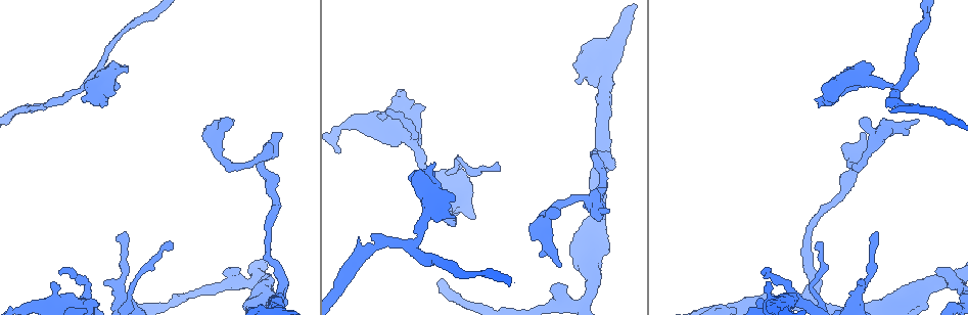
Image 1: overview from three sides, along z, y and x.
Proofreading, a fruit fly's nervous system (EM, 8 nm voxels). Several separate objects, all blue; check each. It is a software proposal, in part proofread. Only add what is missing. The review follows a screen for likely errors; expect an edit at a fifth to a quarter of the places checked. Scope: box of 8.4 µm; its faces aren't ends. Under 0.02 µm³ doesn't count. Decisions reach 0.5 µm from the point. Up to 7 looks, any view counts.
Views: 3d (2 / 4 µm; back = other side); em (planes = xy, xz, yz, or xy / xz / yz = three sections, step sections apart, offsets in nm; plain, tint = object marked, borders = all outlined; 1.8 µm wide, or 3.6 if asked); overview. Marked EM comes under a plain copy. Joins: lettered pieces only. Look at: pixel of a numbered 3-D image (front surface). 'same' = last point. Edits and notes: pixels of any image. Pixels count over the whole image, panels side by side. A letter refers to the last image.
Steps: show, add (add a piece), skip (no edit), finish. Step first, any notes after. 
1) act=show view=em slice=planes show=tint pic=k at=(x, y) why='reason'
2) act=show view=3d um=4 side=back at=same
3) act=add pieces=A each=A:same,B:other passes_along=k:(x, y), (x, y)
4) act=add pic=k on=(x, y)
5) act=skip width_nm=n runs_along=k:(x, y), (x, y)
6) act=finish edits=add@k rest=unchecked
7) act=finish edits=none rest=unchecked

act=show view=3d um=2 pic=1 at=(453, 224) why='thin end'

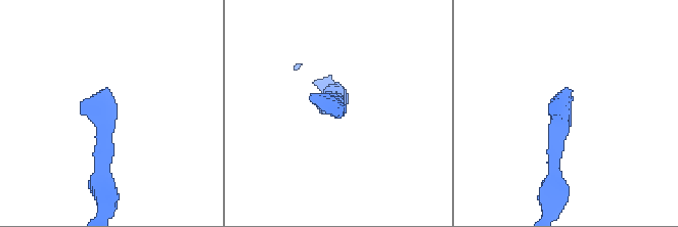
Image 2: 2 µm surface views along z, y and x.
act=show view=em slice=planes show=borders pic=2 at=(337, 113)

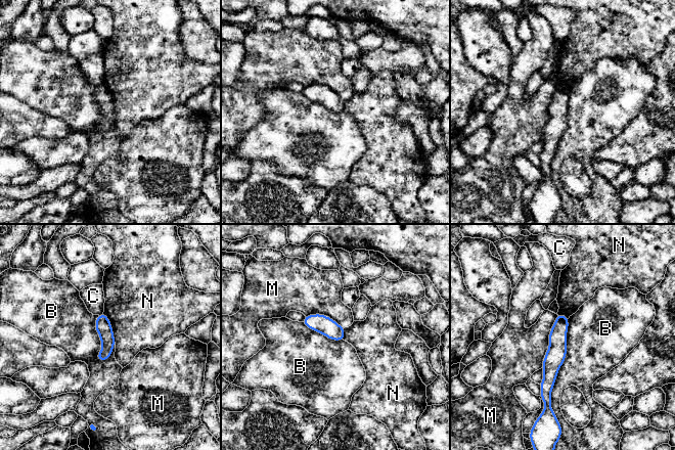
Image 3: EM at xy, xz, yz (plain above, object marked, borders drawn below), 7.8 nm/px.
act=skip width_nm=120 each=B:other,C:other,M:other,N:other runs_along=3:(561, 317), (557, 351), (543, 396) found='no lettered piece goes on from it'

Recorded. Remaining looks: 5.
act=show view=3d um=4 pic=1 at=(28, 111) why='free end'

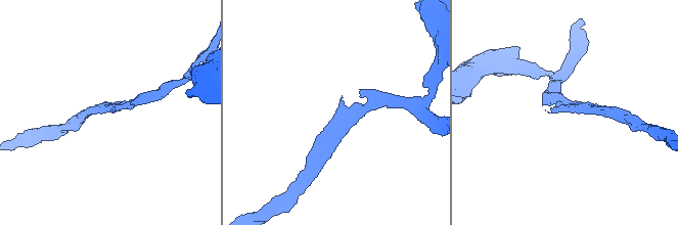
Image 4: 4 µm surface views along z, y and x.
act=show view=em slice=xy step=8 show=tint pic=4 at=(108, 110) arm_widths_nm=180,190 why='shape alone is not enough'

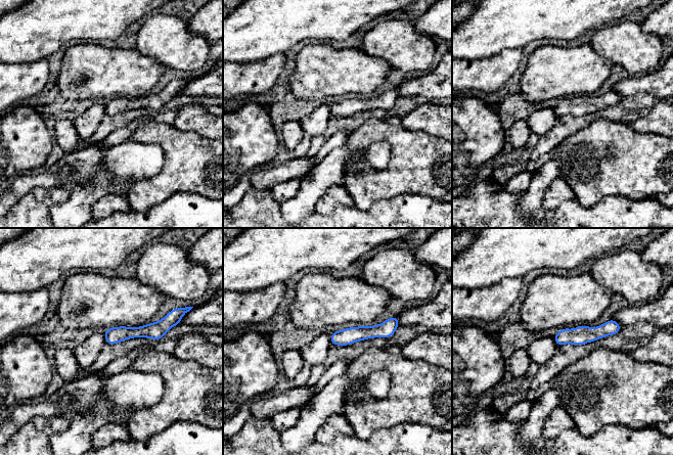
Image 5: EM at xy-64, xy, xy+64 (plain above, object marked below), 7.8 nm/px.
act=show view=em slice=planes show=borders at=same why='cut it another way'

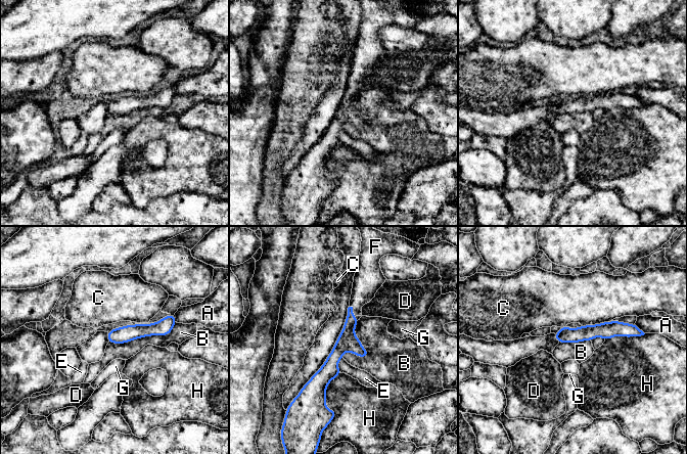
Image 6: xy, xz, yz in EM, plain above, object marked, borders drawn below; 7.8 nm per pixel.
act=add pieces=F width_nm=130 each=A:other,B:other,C:other,D:other,E:other,F:same,G:other,H:other found='it goes on there'

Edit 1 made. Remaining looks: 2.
act=show view=em um=3.6 slice=planes show=borders pic=1 at=(561, 265) why='free end'

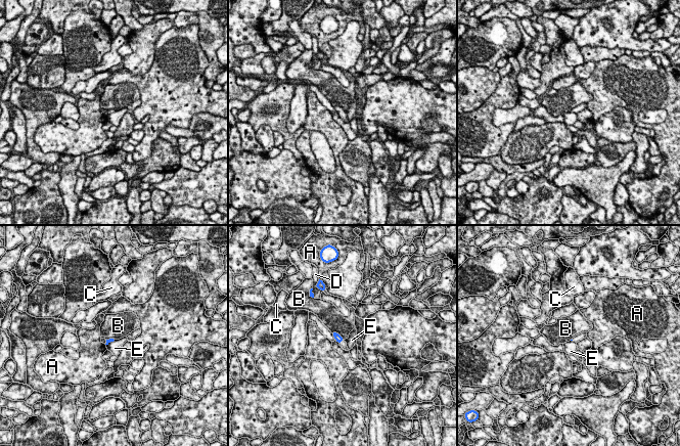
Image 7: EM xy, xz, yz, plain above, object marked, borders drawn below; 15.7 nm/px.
act=skip each=A:other,B:other,C:other,D:other,E:other found='no lettered piece goes on from it'

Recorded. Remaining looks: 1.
act=finish edits=add@6 rest=unchecked

